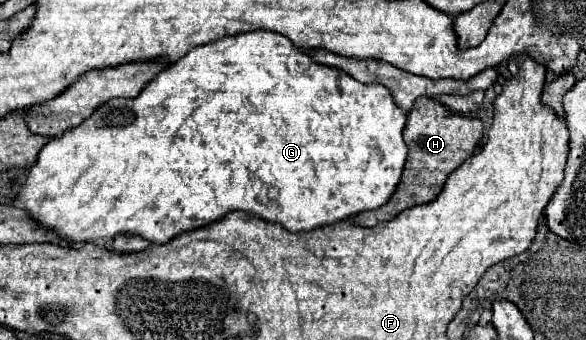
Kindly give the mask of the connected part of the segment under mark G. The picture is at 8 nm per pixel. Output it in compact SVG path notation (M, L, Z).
M253 30L235 36L225 36L211 44L203 44L189 50L177 64L167 66L157 78L153 78L137 98L115 98L109 104L95 110L95 114L87 118L81 126L65 132L59 138L51 138L43 146L37 162L27 170L29 174L25 182L17 184L17 192L21 202L27 206L31 216L37 222L41 222L41 226L55 230L61 238L67 238L71 244L107 242L109 246L117 234L139 234L149 242L165 244L175 236L203 228L233 210L253 212L255 216L267 222L277 222L285 226L289 232L309 232L321 226L335 224L339 220L347 220L359 212L379 208L393 196L407 158L407 146L403 142L405 120L407 114L393 102L393 96L389 94L389 90L385 90L385 86L361 84L343 70L313 62L311 56L295 48L289 38L269 30Z

